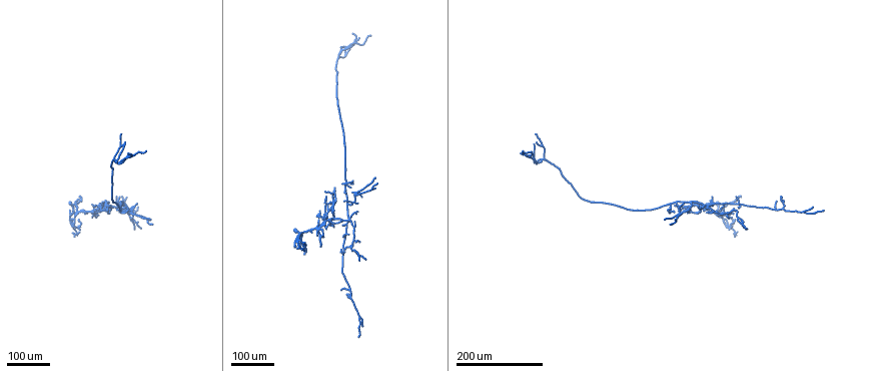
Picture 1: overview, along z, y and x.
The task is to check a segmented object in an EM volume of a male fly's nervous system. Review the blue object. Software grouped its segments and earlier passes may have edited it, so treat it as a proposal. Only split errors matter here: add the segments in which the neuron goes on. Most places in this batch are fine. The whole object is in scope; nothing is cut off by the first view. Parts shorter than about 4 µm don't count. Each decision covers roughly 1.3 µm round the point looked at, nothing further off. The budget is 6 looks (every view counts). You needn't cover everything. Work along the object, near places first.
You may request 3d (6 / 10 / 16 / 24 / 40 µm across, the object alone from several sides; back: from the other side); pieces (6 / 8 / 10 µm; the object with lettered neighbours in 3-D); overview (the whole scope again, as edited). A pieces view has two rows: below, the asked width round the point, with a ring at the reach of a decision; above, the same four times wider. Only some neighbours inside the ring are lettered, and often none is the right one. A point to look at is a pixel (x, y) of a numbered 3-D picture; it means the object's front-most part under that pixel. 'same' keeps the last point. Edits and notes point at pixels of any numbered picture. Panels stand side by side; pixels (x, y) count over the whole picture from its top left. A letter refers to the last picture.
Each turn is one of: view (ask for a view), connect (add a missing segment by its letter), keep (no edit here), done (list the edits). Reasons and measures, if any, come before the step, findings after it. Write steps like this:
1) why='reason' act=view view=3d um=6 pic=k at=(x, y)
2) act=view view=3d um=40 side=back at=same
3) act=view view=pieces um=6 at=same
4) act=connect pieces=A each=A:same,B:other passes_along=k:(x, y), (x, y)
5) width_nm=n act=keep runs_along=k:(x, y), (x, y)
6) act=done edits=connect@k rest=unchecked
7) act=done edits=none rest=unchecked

act=view view=3d um=24 pic=1 at=(78, 199)

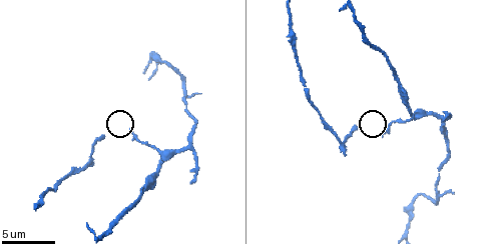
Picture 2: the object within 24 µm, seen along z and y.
act=view view=pieces um=10 pic=2 at=(102, 138)

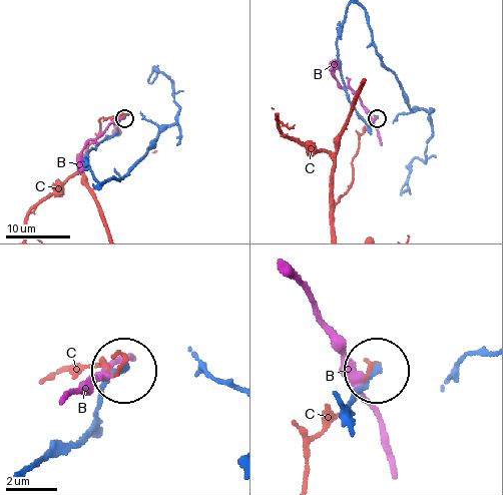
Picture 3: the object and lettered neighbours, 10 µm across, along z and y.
act=keep each=B:other,C:other runs_along=3:(26, 474), (84, 429), (101, 390), (121, 373) found='none of them fits'

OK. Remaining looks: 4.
why='branch stops here' act=view view=3d um=40 pic=1 at=(328, 220)

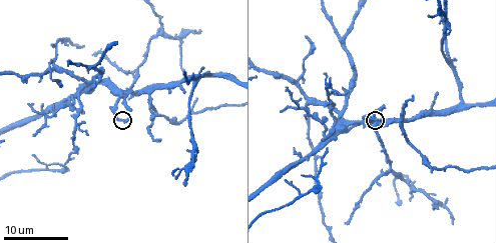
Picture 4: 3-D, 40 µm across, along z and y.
act=view view=pieces um=6 pic=4 at=(130, 118)

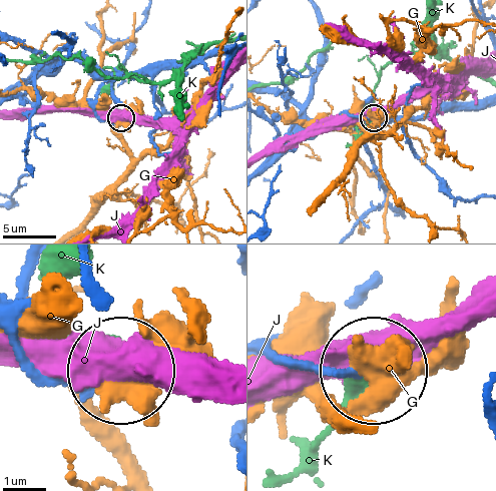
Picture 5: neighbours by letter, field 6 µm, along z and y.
act=keep each=G:other,J:other,K:other found='no lettered segment goes on from it'

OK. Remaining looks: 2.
act=view view=3d um=24 pic=1 at=(728, 225)

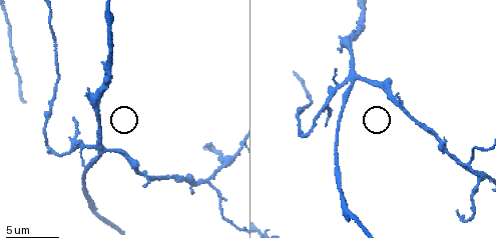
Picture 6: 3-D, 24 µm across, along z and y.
act=view view=pieces um=6 pic=6 at=(328, 123)

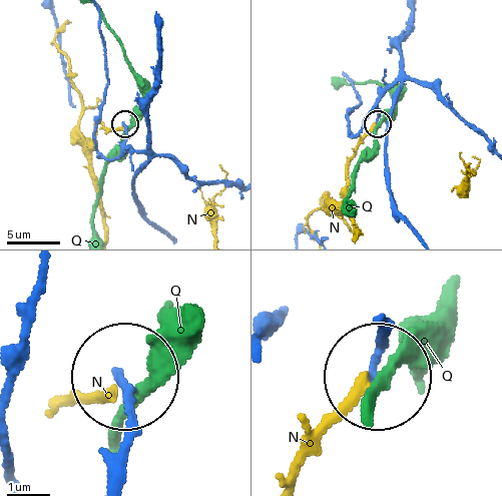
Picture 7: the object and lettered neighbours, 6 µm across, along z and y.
width_nm=160 act=keep each=N:other,Q:other runs_along=7:(122, 436), (122, 382) found='no lettered segment goes on from it'

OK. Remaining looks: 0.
act=done edits=none rest=unchecked

